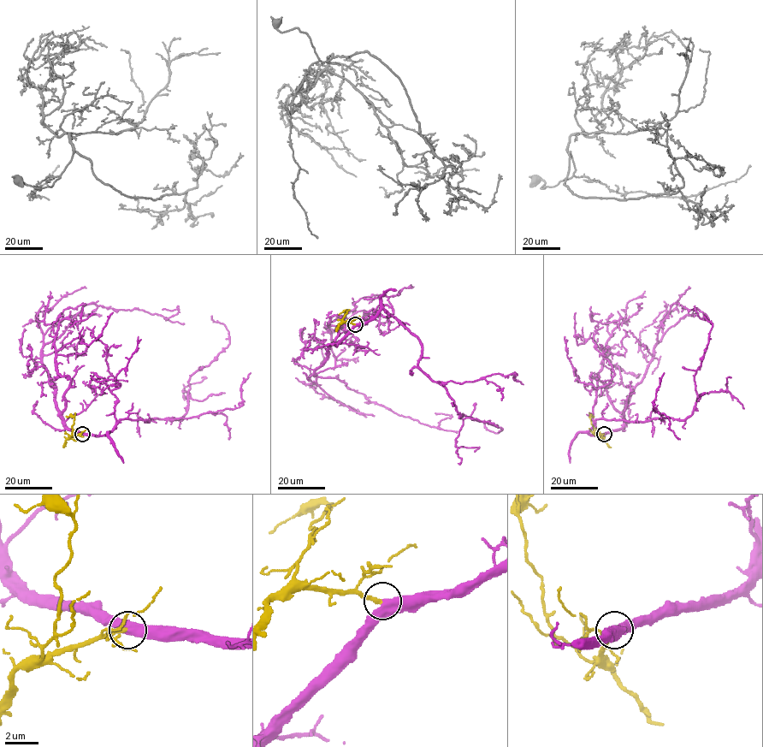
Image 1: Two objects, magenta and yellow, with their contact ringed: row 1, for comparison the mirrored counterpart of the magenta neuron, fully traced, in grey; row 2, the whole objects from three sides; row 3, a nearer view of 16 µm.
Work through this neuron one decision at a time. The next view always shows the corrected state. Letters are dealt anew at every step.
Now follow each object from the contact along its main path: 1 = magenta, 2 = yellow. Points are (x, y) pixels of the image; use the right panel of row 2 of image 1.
1: (604, 434), (623, 426), (624, 410), (670, 308), (678, 303), (707, 317), (693, 309)
2: (604, 434), (599, 438), (594, 433), (590, 417), (594, 416)

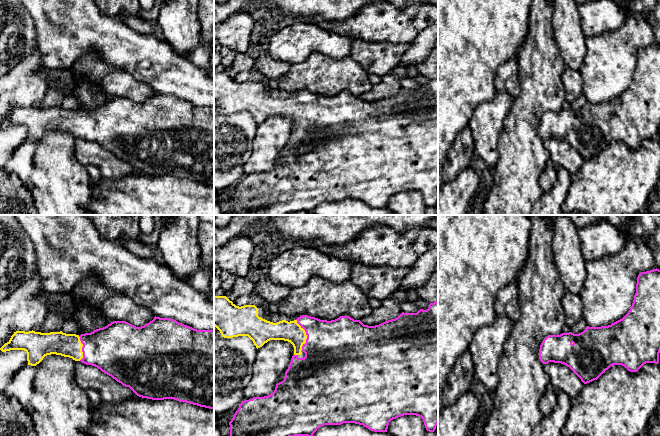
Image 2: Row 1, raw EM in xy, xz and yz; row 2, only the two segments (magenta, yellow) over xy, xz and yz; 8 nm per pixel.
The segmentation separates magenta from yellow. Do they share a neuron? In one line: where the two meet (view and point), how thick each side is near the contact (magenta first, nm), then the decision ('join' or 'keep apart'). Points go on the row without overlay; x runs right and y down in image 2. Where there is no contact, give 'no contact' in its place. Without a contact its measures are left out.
contact xz (306, 110); calibres 460 and 160 nm; join

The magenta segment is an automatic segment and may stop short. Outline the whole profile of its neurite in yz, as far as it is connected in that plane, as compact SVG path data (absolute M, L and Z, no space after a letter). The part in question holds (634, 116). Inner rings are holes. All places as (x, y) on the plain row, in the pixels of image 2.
M660 46L639 49L636 69L628 89L608 102L589 103L579 110L572 108L547 112L540 121L543 140L561 139L569 143L584 160L597 156L613 141L637 148L646 139L659 139L660 129Z

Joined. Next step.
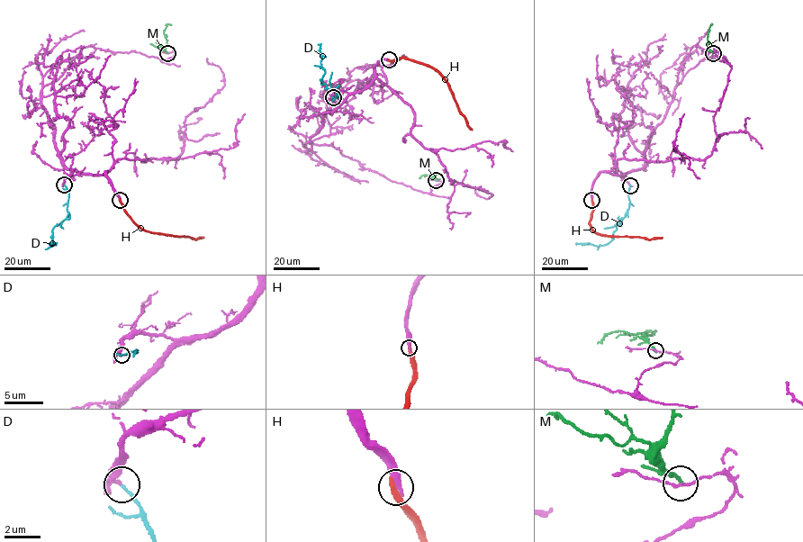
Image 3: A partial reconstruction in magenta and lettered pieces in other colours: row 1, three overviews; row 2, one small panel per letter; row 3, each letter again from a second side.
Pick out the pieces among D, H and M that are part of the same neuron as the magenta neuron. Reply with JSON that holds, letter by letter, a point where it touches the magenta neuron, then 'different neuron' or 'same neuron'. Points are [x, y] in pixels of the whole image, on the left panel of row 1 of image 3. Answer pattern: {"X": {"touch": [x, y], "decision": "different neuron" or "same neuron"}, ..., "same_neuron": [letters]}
{"D": {"touch": [64, 185], "decision": "same neuron"}, "H": {"touch": [120, 200], "decision": "same neuron"}, "M": {"touch": [167, 53], "decision": "different neuron"}, "same_neuron": ["D", "H"]}

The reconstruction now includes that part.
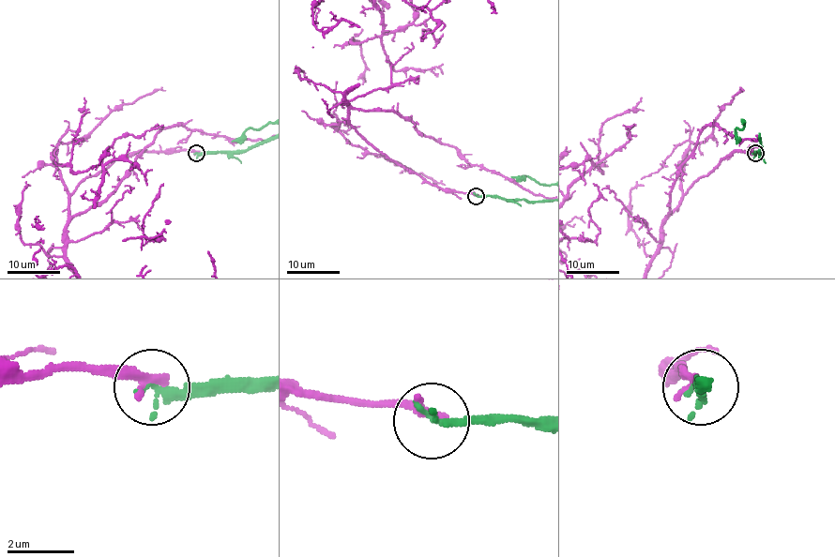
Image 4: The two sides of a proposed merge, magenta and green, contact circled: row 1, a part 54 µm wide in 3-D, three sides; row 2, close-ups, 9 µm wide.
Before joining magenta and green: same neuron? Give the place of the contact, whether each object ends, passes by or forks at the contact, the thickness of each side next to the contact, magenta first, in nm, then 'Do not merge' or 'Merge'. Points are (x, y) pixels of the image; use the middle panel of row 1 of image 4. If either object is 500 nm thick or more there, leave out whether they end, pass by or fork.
Place: (476, 196). At the ring magenta ends. At the ring green ends. Thickness 280 nm (magenta) against 260 nm. Do not merge

